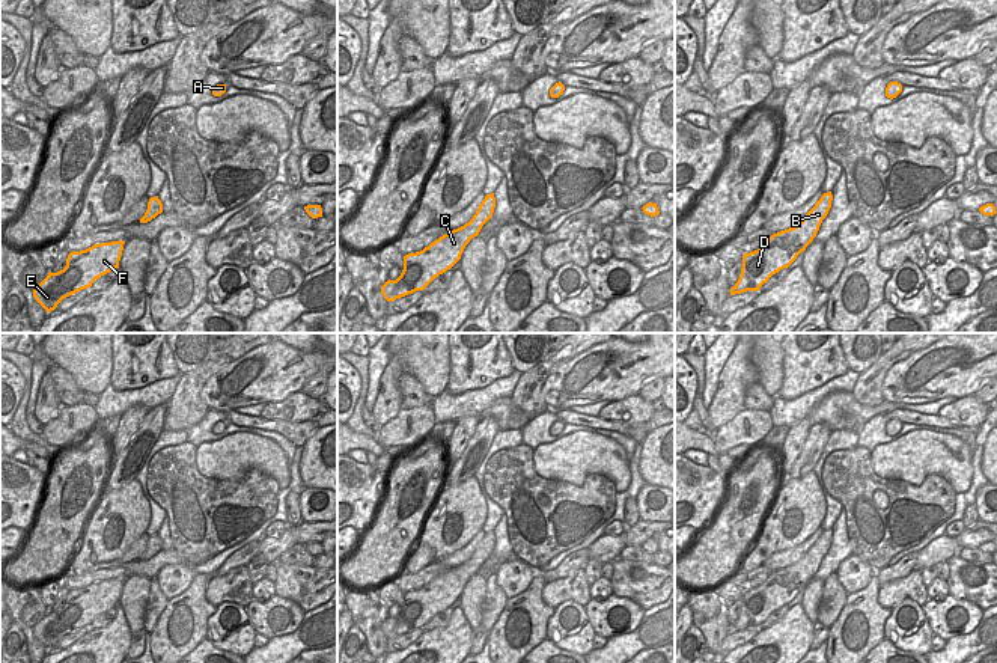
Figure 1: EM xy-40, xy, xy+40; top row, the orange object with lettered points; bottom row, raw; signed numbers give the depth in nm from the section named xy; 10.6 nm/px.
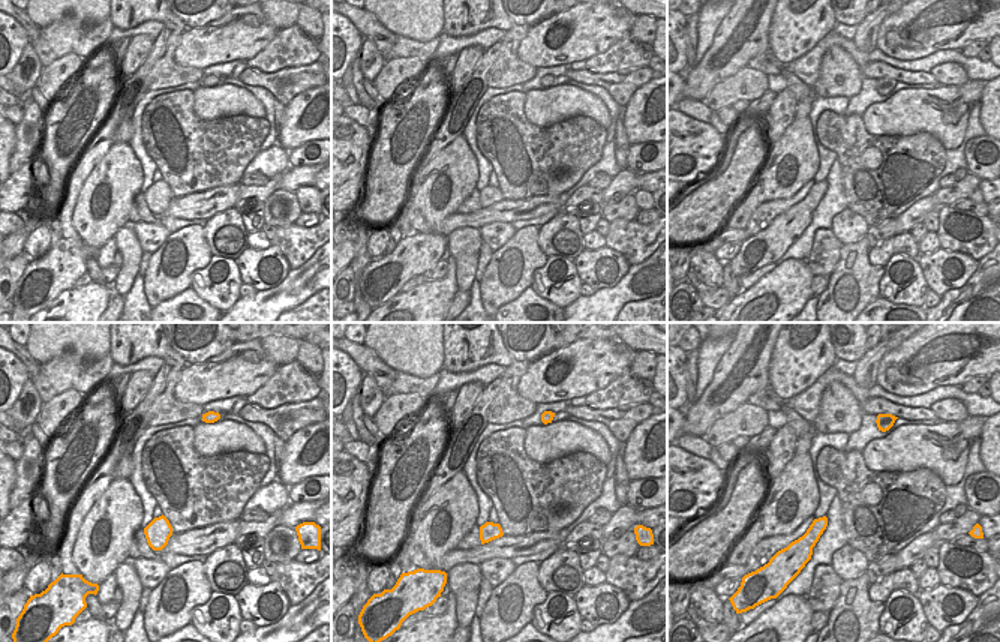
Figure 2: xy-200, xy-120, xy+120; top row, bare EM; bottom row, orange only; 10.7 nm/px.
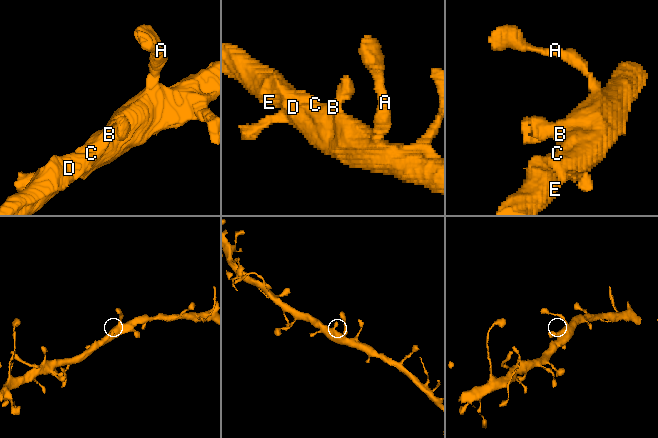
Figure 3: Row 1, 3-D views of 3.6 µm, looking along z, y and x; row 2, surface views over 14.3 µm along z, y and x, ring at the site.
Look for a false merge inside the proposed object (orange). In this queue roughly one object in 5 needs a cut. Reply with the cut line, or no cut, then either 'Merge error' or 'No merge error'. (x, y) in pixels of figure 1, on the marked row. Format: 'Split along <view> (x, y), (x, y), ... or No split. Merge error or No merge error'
No split. No merge error

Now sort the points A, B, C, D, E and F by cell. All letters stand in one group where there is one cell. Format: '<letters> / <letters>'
A B C D E F

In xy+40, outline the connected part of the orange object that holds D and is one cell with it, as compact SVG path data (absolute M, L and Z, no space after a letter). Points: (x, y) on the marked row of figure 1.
M831 191L824 193L797 226L773 234L761 249L744 253L741 274L730 295L759 291L773 274L788 268L816 237L831 200Z

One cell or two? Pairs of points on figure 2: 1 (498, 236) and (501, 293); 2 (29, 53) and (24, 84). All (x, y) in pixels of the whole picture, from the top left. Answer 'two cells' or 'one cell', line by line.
1: two cells
2: one cell

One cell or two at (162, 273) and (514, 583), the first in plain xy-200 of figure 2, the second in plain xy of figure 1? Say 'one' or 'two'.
two

